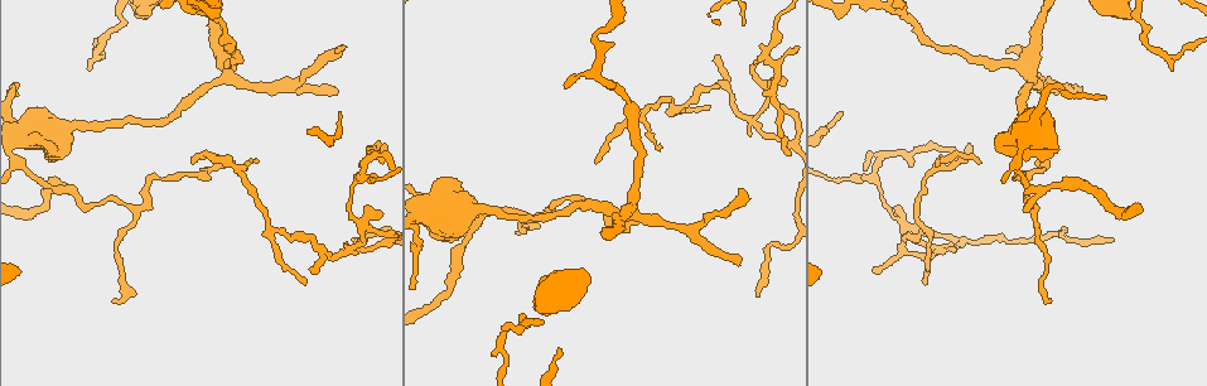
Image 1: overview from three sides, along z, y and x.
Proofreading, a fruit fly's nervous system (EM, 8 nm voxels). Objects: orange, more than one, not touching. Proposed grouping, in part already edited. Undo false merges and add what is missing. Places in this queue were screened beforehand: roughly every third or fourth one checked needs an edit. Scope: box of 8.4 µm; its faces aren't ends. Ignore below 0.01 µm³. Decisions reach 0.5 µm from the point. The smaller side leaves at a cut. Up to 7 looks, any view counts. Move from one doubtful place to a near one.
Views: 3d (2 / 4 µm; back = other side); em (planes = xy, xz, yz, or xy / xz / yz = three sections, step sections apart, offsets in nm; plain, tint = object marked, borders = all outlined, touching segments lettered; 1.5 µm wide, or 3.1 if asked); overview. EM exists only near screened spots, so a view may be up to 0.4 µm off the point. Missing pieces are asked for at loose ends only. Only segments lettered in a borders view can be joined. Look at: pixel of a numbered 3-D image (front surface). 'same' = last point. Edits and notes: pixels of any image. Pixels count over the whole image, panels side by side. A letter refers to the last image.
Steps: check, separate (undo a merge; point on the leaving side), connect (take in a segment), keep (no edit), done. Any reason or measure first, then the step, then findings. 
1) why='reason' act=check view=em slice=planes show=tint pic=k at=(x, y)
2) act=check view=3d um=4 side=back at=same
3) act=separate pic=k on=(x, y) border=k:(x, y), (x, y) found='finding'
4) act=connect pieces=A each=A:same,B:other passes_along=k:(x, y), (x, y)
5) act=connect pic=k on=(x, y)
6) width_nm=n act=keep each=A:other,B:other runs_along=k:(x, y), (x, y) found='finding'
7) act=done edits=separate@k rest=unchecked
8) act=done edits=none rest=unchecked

why='an open end' act=check view=em slice=yz step=8 show=plain pic=1 at=(338, 51)

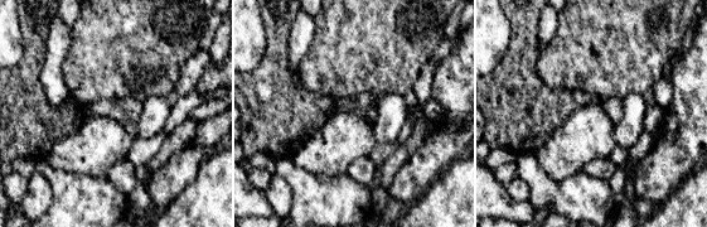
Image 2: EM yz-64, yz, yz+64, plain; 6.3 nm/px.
act=check view=em slice=yz step=8 show=borders at=same

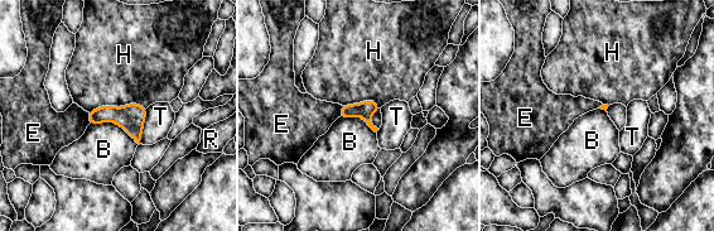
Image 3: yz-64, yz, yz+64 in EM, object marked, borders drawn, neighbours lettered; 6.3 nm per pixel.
width_nm=110 act=keep each=B:other,E:other,H:other,R:other,T:other border=3:(90, 123), (114, 121), (139, 144) found='no lettered segment goes on from it'

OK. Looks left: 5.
why='abrupt turn' act=check view=3d um=4 side=back pic=1 at=(223, 77)

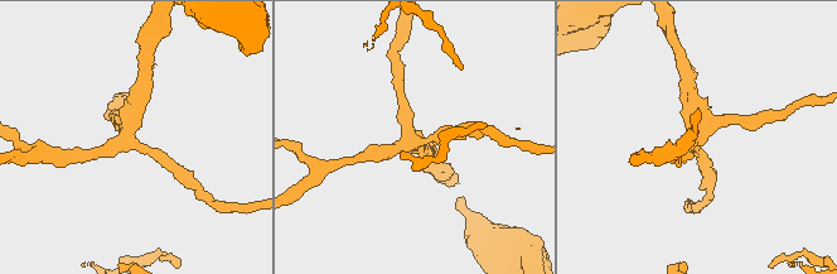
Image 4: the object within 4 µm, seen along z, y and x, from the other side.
arms=4 why='now the EM' act=check view=em slice=planes show=tint pic=4 at=(697, 141)

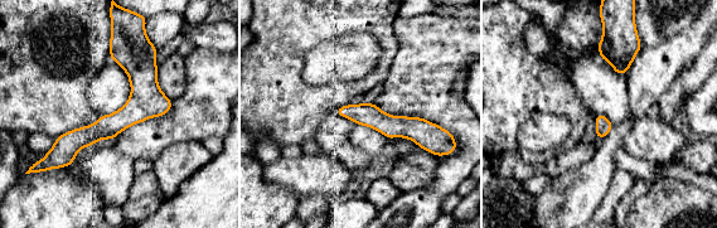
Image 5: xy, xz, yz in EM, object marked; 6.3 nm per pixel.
act=check view=em slice=planes show=borders at=same

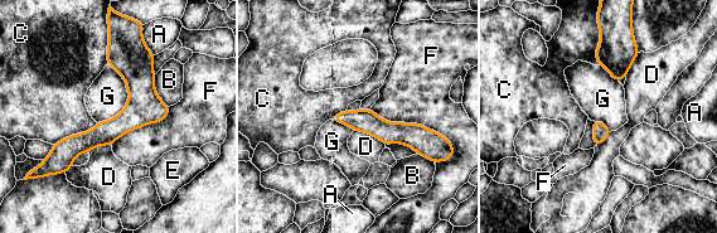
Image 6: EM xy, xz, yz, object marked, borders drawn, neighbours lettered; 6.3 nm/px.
act=keep each=A:other,B:other,C:other,D:other,E:other,F:other,G:other runs_along=6:(135, 43), (136, 106), (74, 153) found='continuous, no second neuron'

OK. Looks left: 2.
act=check view=em slice=planes show=borders pic=1 at=(924, 284)

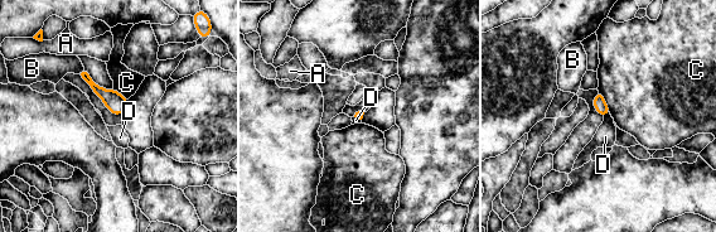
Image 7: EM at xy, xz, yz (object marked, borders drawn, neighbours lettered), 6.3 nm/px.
act=keep each=A:other,B:other,C:other,D:other runs_along=7:(83, 73), (121, 109) found='none of them fits'

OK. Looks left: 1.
act=done edits=none rest=unchecked

